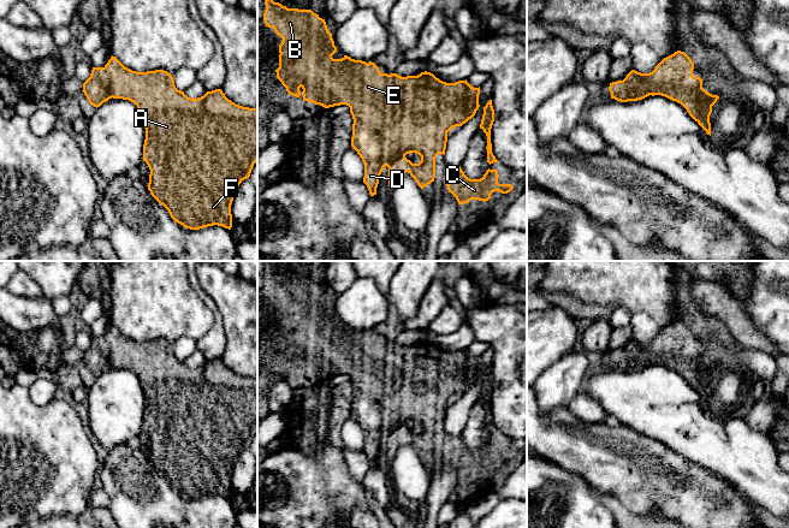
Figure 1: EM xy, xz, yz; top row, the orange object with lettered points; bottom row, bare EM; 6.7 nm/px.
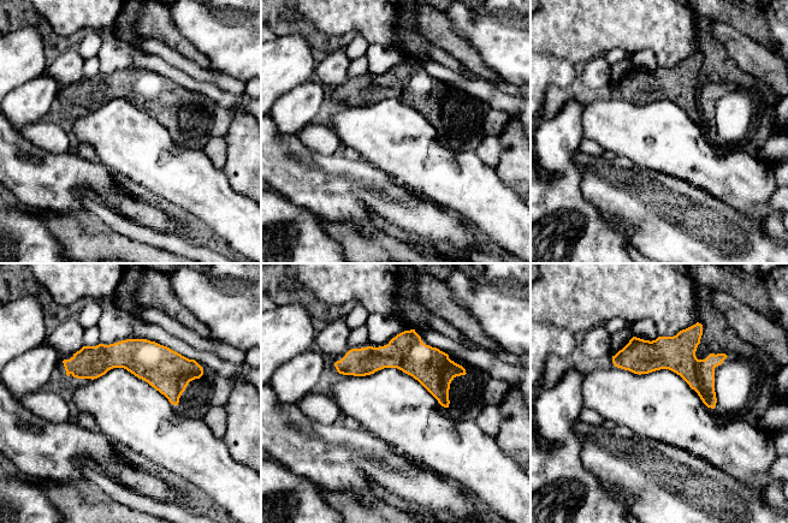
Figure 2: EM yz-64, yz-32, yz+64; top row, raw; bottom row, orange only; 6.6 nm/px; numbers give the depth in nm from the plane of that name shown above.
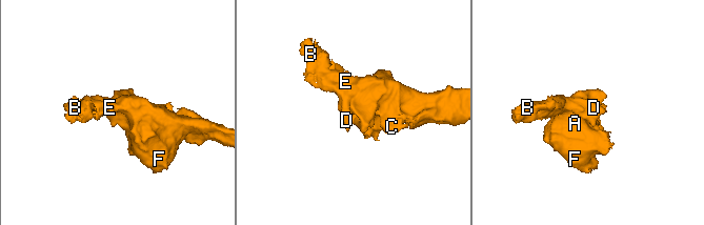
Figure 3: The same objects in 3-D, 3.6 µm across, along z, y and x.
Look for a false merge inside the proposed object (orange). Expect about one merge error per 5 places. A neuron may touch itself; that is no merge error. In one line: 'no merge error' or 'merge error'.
no merge error

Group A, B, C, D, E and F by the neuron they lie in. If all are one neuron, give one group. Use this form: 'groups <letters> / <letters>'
groups A B C D E F

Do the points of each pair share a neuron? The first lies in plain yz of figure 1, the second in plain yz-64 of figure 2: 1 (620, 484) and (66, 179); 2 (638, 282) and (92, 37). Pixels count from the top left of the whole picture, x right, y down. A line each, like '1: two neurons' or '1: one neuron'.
1: one neuron
2: two neurons

